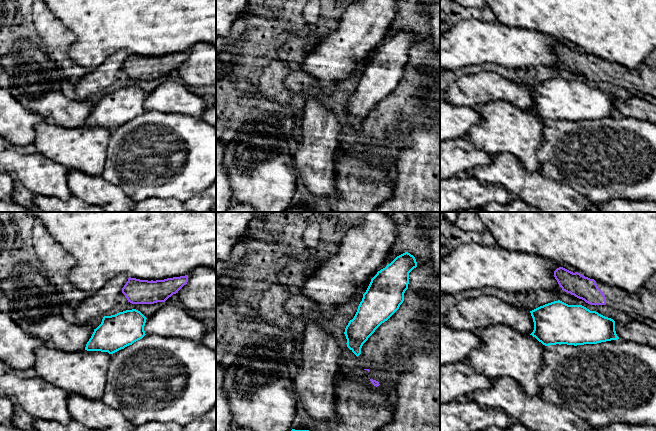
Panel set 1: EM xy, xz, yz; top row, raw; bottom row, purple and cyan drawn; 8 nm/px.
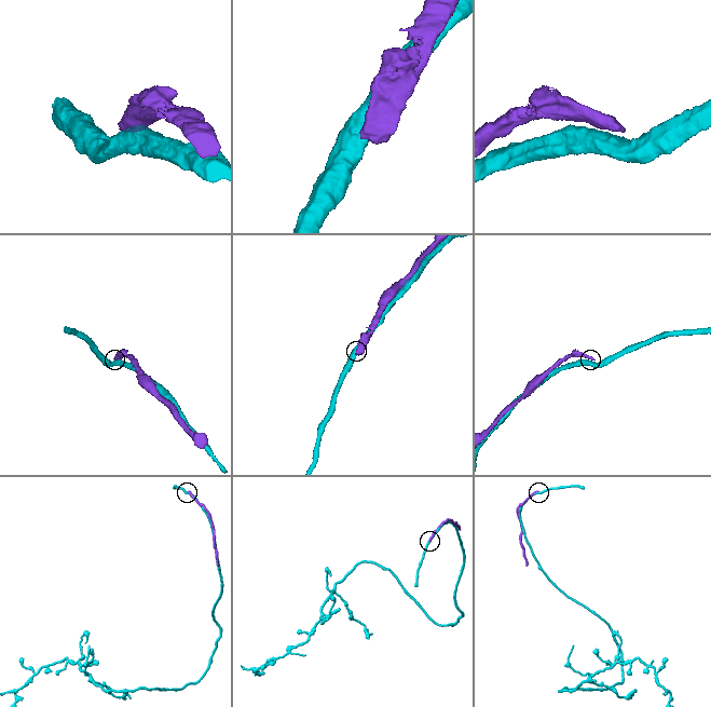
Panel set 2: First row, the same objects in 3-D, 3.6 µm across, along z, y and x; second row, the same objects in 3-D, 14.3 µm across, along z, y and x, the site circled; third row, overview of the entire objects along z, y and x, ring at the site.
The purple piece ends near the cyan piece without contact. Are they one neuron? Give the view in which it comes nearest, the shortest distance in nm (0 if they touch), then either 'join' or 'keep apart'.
view yz; gap 40 nm; keep apart

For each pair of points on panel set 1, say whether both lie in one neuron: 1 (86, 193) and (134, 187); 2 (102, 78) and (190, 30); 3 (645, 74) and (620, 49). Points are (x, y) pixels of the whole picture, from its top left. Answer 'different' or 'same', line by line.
1: different
2: different
3: different

